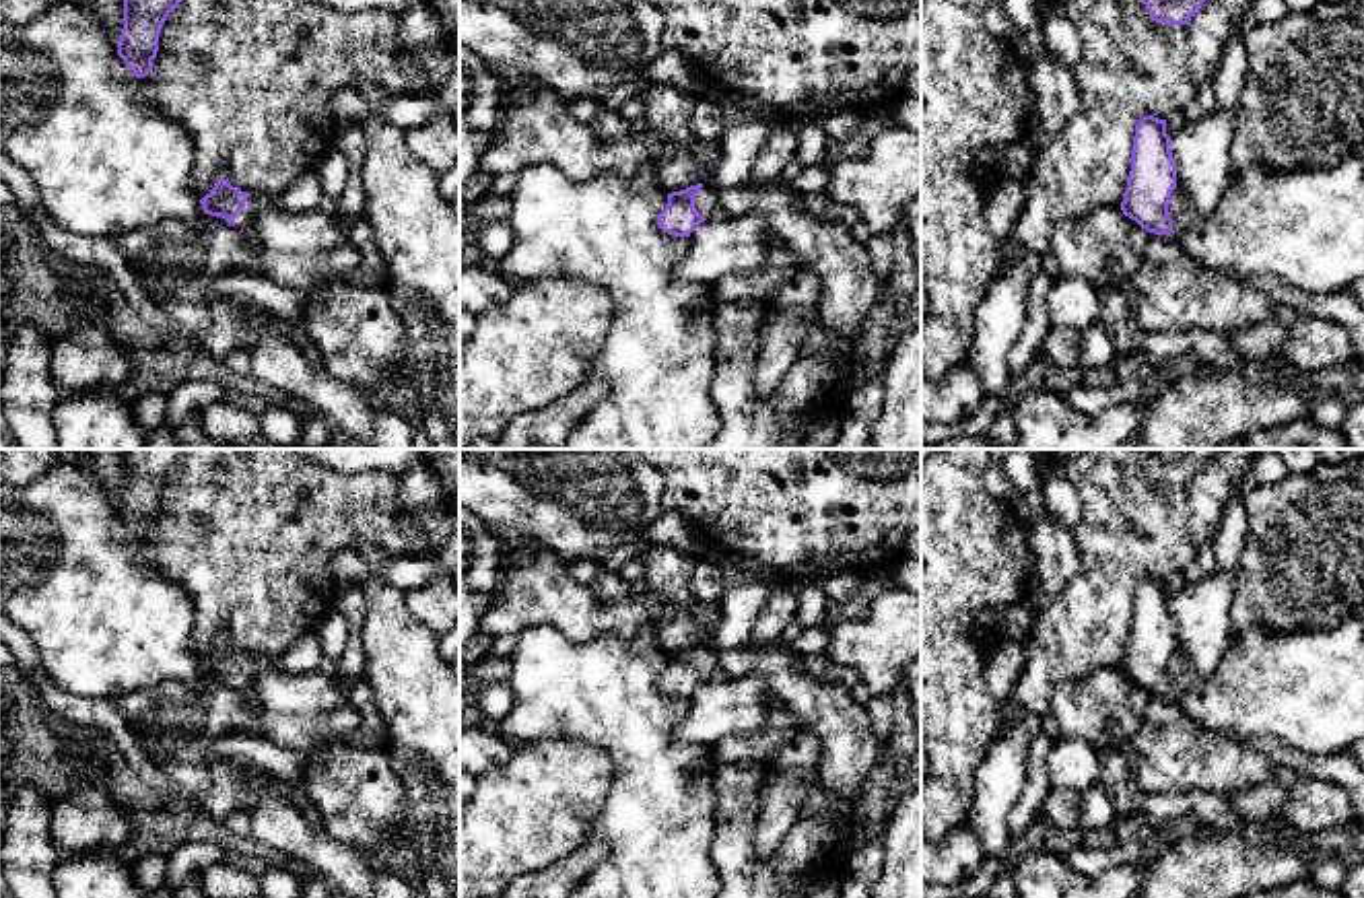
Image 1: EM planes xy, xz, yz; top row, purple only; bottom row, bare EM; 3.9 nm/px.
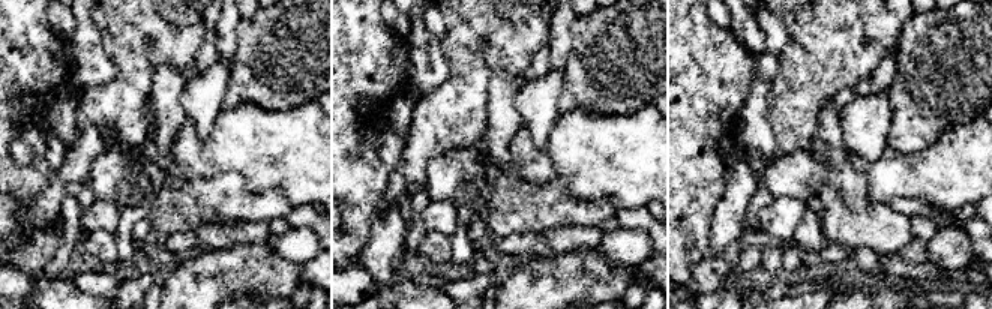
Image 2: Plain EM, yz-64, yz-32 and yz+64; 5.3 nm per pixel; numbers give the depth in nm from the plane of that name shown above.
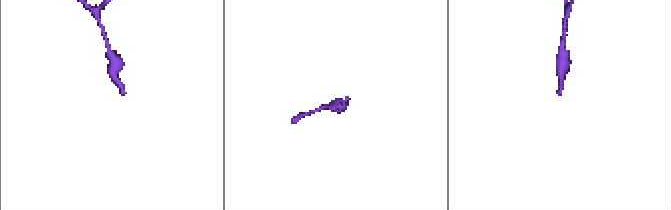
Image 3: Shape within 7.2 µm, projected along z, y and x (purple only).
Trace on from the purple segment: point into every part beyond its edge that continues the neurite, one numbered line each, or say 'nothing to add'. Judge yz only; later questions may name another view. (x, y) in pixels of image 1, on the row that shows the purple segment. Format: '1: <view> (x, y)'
1: yz (1175, 291)

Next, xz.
1: xz (707, 202)

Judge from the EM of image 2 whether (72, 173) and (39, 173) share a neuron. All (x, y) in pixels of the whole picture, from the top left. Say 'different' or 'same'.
different

